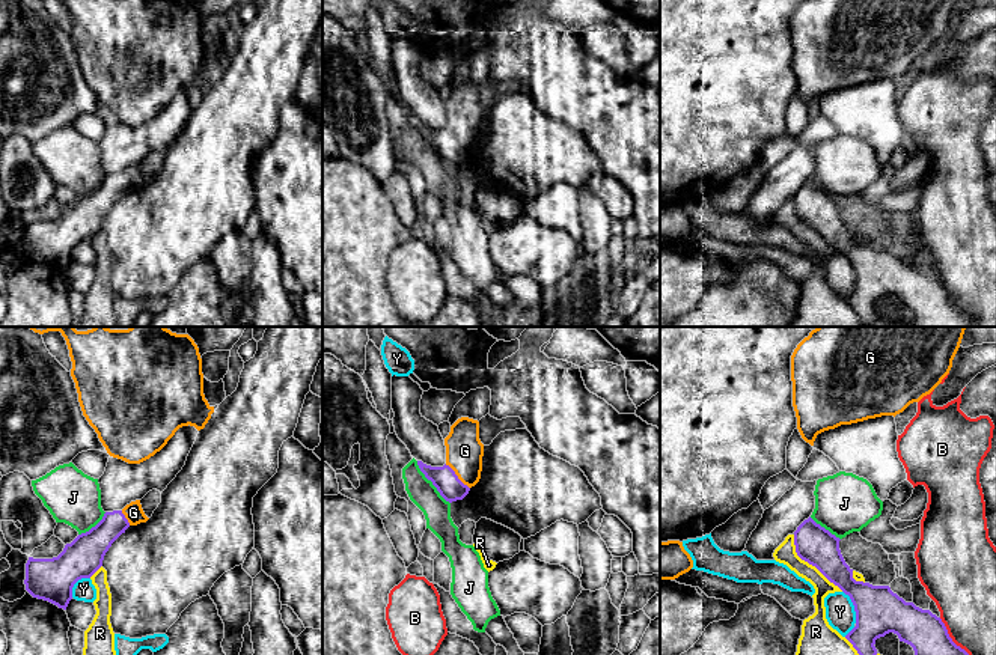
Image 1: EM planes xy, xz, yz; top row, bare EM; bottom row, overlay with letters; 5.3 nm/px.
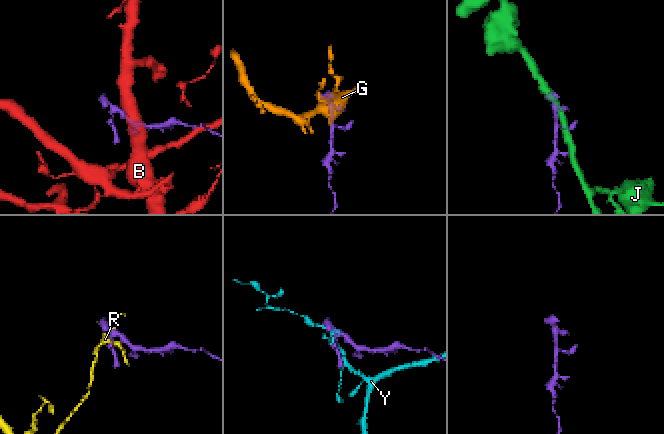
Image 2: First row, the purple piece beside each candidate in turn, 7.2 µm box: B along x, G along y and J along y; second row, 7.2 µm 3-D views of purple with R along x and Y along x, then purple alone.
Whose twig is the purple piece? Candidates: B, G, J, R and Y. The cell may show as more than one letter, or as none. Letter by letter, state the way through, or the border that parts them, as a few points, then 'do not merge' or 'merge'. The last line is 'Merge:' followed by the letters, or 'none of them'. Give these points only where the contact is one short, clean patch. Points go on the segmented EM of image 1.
B: do not merge
G: runs through xz (451, 488), (457, 476), (463, 469), (464, 450); merge
J: border along xz (416, 461), (421, 472), (449, 503); do not merge
R: do not merge
Y: do not merge
Merge: G

